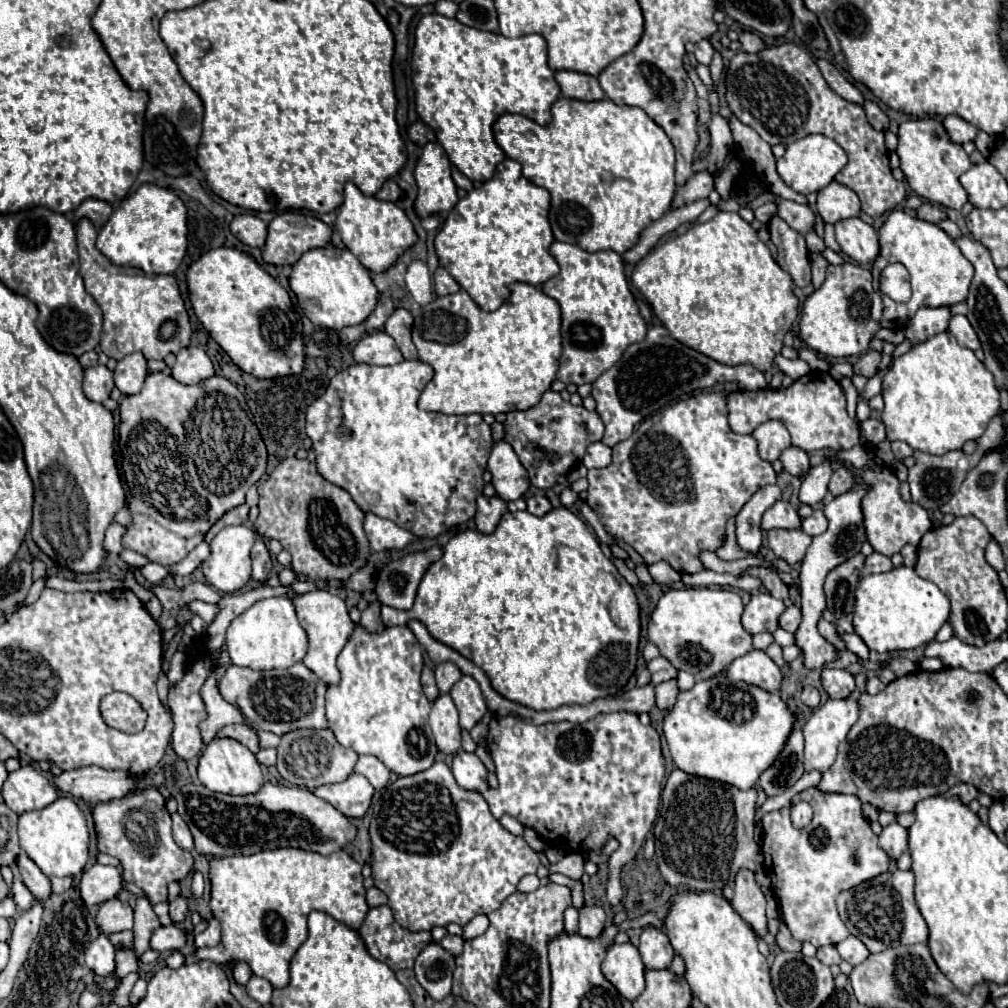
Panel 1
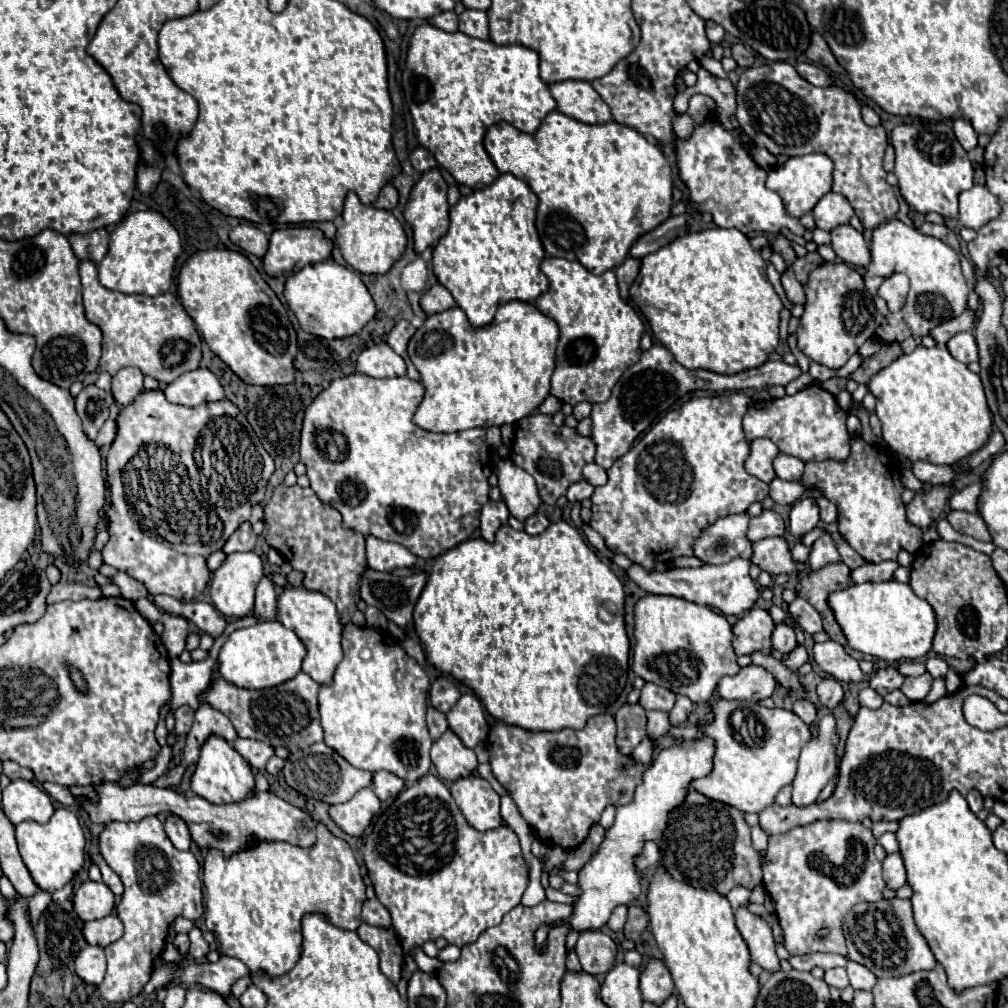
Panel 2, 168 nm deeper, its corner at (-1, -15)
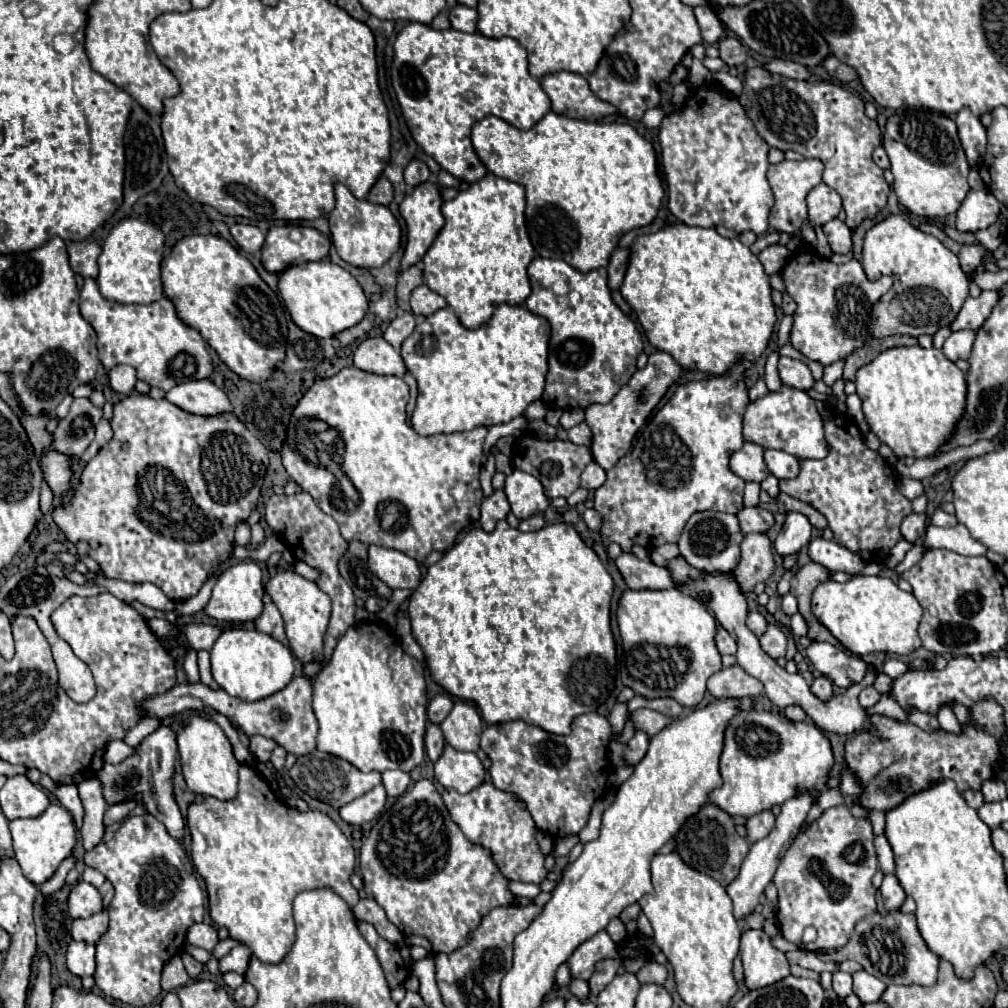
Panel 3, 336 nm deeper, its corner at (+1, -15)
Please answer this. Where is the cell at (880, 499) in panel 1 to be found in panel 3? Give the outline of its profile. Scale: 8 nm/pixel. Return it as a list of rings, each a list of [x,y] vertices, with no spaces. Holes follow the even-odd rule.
[[[837,410],[831,412],[831,418],[823,420],[825,426],[825,438],[829,444],[829,454],[821,460],[803,458],[799,460],[801,472],[793,480],[779,480],[779,488],[783,494],[789,494],[801,502],[811,504],[815,510],[819,510],[825,518],[829,528],[833,530],[833,540],[847,546],[849,550],[857,552],[865,562],[883,562],[889,554],[889,550],[901,540],[899,526],[907,514],[911,514],[911,500],[907,500],[897,490],[897,476],[893,474],[891,466],[881,458],[879,452],[873,452],[867,448],[861,432],[857,430],[855,422]]]

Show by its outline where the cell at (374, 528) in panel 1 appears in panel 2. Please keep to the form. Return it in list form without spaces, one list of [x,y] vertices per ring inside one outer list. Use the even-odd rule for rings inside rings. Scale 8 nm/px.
[[[367,536],[367,564],[381,572],[391,572],[395,568],[411,568],[417,562],[417,556],[397,544],[397,542],[385,542],[375,536]]]

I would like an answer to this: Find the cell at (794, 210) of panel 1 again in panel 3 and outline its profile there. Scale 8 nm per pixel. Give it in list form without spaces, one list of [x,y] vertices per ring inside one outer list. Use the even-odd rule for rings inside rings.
[[[699,86],[693,90],[691,98],[683,104],[681,110],[671,112],[663,118],[659,126],[659,146],[661,146],[661,168],[663,178],[667,182],[669,212],[687,226],[725,226],[735,230],[737,234],[745,230],[753,230],[755,234],[765,234],[769,228],[769,210],[773,206],[773,192],[767,182],[767,152],[769,146],[749,120],[745,108],[739,104],[737,98],[727,96],[719,86]]]

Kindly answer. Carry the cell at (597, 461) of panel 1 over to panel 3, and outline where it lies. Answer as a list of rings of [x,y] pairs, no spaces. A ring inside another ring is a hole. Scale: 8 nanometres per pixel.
[[[591,462],[581,474],[581,486],[587,490],[597,490],[599,486],[603,486],[603,482],[605,482],[605,470],[597,462]]]

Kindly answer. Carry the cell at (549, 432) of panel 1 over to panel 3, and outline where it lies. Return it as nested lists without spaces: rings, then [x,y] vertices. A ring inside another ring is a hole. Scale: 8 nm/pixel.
[[[523,436],[517,444],[517,450],[515,450],[515,456],[513,456],[513,466],[517,470],[523,470],[523,472],[529,472],[531,476],[535,476],[543,484],[545,494],[549,498],[557,498],[557,496],[567,498],[579,488],[581,472],[585,470],[585,466],[591,460],[593,460],[593,456],[591,456],[589,448],[577,446],[569,440],[547,442],[547,440],[539,440],[535,436]]]

